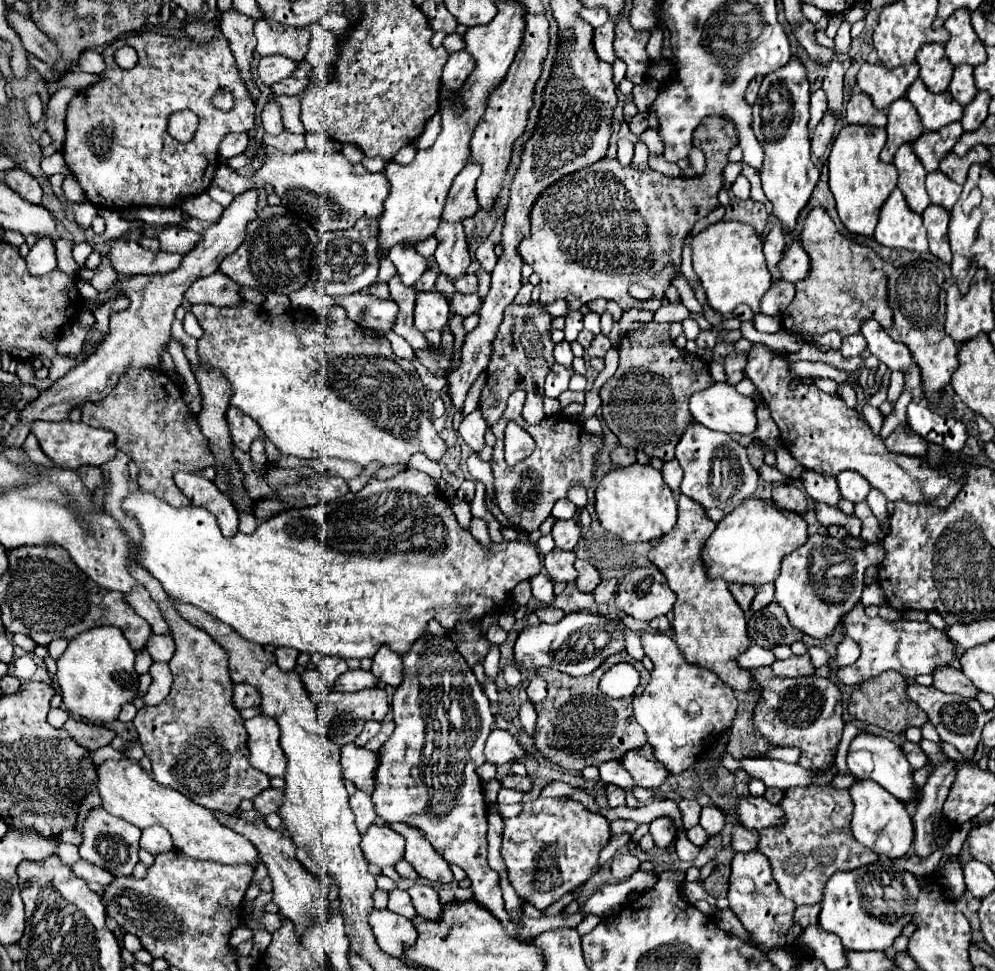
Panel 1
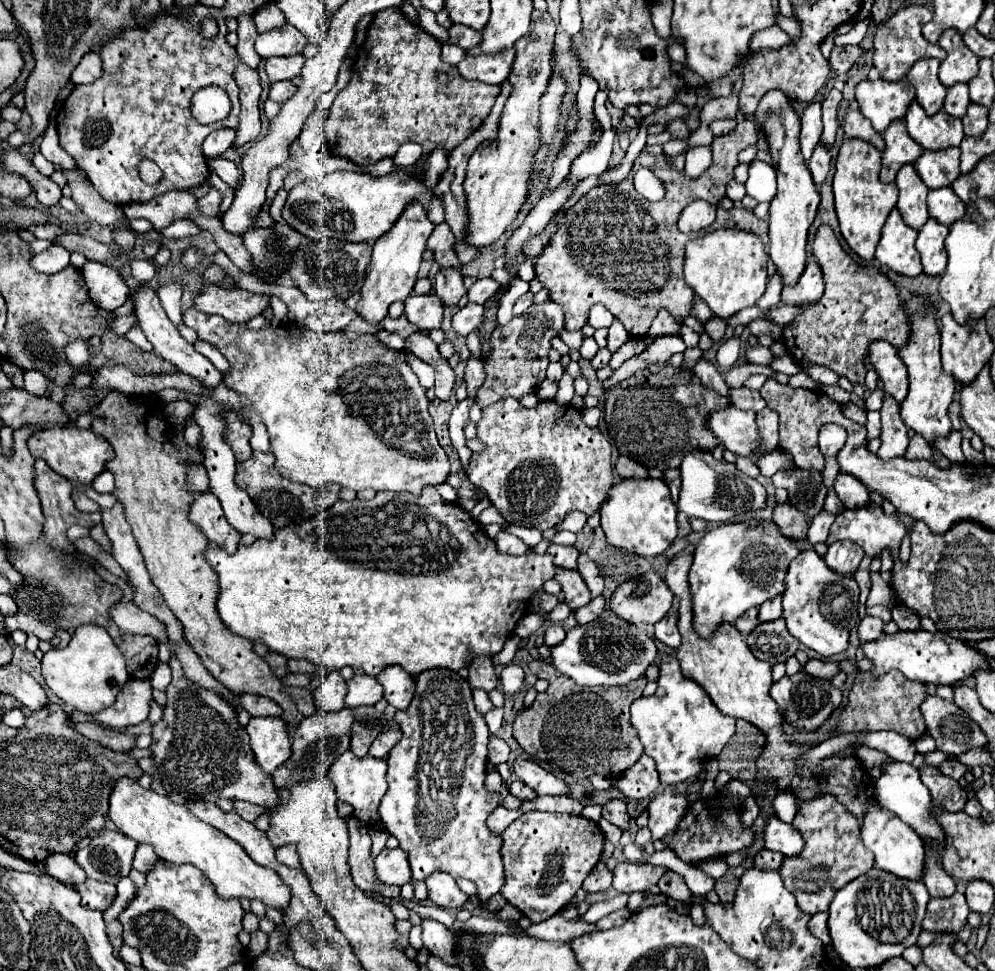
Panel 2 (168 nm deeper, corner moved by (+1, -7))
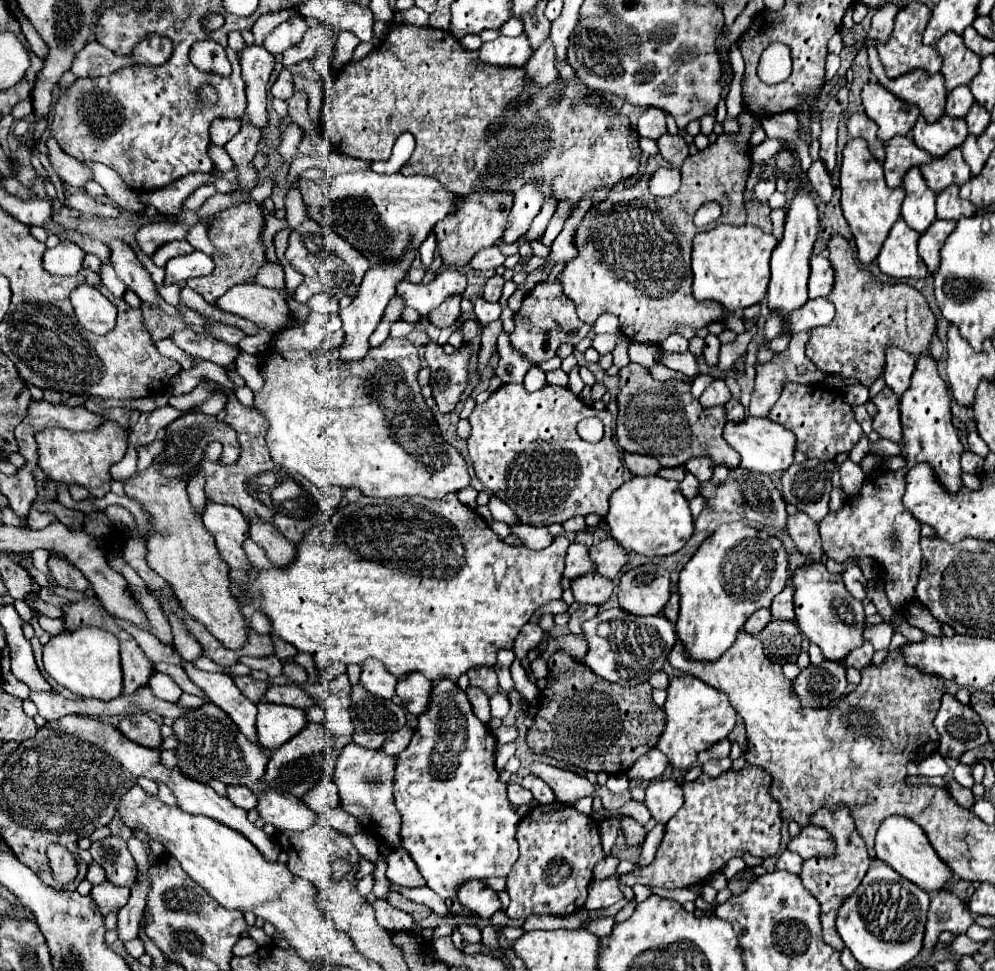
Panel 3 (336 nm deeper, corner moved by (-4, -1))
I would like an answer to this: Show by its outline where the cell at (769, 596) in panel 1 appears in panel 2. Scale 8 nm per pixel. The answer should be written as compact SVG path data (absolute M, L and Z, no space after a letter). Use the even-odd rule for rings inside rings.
M775 596L775 600L767 600L767 604L763 604L759 608L759 620L761 622L769 622L769 620L775 620L779 618L783 612L781 608L781 596Z

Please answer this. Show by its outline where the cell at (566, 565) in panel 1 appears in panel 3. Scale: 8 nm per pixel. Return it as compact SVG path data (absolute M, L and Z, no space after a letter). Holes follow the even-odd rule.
M586 574L584 578L576 578L576 582L570 582L576 602L580 604L596 604L602 606L608 602L612 594L612 580L600 576L600 574Z

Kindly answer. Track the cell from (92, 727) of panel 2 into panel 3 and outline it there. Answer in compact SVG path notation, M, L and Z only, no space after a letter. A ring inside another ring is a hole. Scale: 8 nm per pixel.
M130 714L124 716L118 730L130 738L132 742L148 748L160 748L162 736L160 736L160 724L148 718L148 714Z

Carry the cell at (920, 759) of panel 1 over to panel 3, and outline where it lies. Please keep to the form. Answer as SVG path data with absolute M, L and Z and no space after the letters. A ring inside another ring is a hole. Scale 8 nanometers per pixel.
M952 782L950 786L948 786L948 790L950 790L950 794L952 794L952 798L960 804L960 806L964 806L966 810L972 810L972 806L974 806L974 794L972 794L972 790L968 790L968 788L962 788L958 782Z

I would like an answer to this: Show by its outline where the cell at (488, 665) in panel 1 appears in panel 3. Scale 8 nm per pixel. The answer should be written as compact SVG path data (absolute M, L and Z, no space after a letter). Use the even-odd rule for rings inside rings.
M500 692L490 698L490 704L492 704L492 718L504 718L508 714L508 710L510 710L508 698L504 694L500 694Z

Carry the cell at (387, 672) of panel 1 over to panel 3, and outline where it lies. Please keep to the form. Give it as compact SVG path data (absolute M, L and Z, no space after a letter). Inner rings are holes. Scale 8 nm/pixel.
M412 672L398 682L396 694L404 700L408 712L420 716L424 714L424 710L428 710L428 698L432 694L432 686L434 686L432 680L424 678L420 672Z

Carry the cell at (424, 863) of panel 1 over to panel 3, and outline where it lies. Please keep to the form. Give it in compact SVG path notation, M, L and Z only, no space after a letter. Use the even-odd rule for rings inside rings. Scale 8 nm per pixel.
M466 882L464 886L458 888L458 900L466 908L474 910L482 918L490 918L494 912L500 910L500 900L498 894L488 888L484 882Z

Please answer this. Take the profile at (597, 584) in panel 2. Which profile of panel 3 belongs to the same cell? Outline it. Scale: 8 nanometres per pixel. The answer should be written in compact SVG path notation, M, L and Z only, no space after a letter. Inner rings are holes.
M606 538L590 548L590 558L596 564L598 574L614 580L628 562L628 550L624 550L614 538Z

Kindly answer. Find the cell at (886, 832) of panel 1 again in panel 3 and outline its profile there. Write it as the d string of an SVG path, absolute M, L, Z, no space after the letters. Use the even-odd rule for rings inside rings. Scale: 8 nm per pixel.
M890 816L882 822L882 826L878 828L878 834L876 834L876 858L886 862L892 870L896 870L906 880L920 886L924 892L950 890L952 870L934 852L924 830L916 822L912 822L904 816Z

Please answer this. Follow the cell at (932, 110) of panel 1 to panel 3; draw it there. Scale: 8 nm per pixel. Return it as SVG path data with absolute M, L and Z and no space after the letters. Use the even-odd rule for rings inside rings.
M922 116L912 128L912 140L918 148L926 150L932 158L942 158L948 150L960 148L968 138L968 128L964 120L942 116L938 122L928 124Z

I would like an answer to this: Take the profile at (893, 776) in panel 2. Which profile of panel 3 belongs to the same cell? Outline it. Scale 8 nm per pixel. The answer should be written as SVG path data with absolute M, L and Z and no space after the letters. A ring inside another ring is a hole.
M934 752L932 756L918 762L918 768L920 768L922 776L946 776L948 774L948 764L938 752Z

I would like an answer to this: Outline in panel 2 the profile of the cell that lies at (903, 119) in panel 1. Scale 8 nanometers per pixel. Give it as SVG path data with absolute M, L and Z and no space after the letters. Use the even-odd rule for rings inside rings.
M895 120L895 124L891 124L887 132L883 132L883 138L885 138L885 150L883 150L881 182L893 182L897 170L903 164L913 164L921 156L923 148L919 148L919 144L911 140L903 120Z

